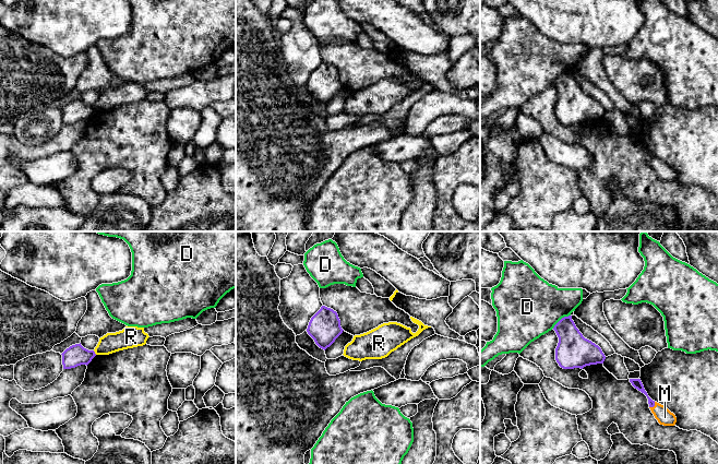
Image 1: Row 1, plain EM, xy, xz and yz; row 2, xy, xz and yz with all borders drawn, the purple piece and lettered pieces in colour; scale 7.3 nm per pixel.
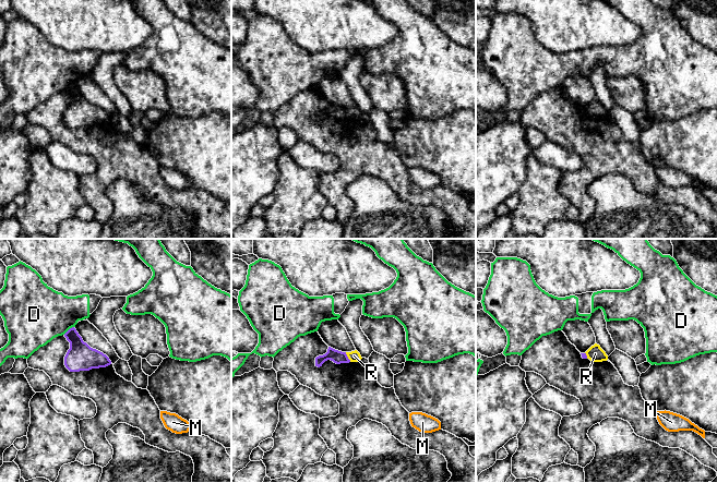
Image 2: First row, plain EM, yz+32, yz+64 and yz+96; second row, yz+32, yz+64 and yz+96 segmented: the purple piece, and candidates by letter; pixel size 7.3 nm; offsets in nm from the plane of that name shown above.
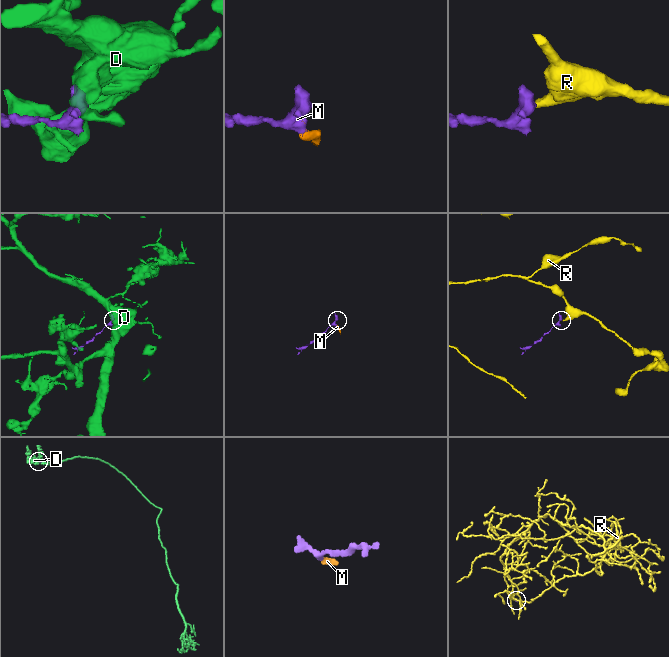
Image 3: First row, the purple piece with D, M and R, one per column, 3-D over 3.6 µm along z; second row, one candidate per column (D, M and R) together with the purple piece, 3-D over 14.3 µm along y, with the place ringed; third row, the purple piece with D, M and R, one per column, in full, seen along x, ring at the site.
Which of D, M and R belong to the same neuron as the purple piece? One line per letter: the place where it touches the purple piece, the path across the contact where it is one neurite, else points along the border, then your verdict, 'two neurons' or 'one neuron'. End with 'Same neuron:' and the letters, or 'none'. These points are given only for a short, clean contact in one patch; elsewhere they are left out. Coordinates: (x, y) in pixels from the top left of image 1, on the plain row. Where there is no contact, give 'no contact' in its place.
D: yz (561, 74) | along yz (570, 70), (562, 73), (552, 83) | two neurons
M: yz (653, 162) | across yz (636, 139), (649, 154), (653, 162), (665, 173) | one neuron
R: xy (94, 108) | along xy (93, 106), (96, 109) | two neurons
Same neuron: M

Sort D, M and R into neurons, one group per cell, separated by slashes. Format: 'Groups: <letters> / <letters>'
Groups: D / M / R

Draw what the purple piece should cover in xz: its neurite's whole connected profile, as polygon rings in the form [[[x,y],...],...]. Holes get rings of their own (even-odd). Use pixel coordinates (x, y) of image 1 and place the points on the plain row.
[[[322,61],[311,73],[307,84],[315,99],[324,106],[335,97],[343,86],[337,68],[325,61]]]

